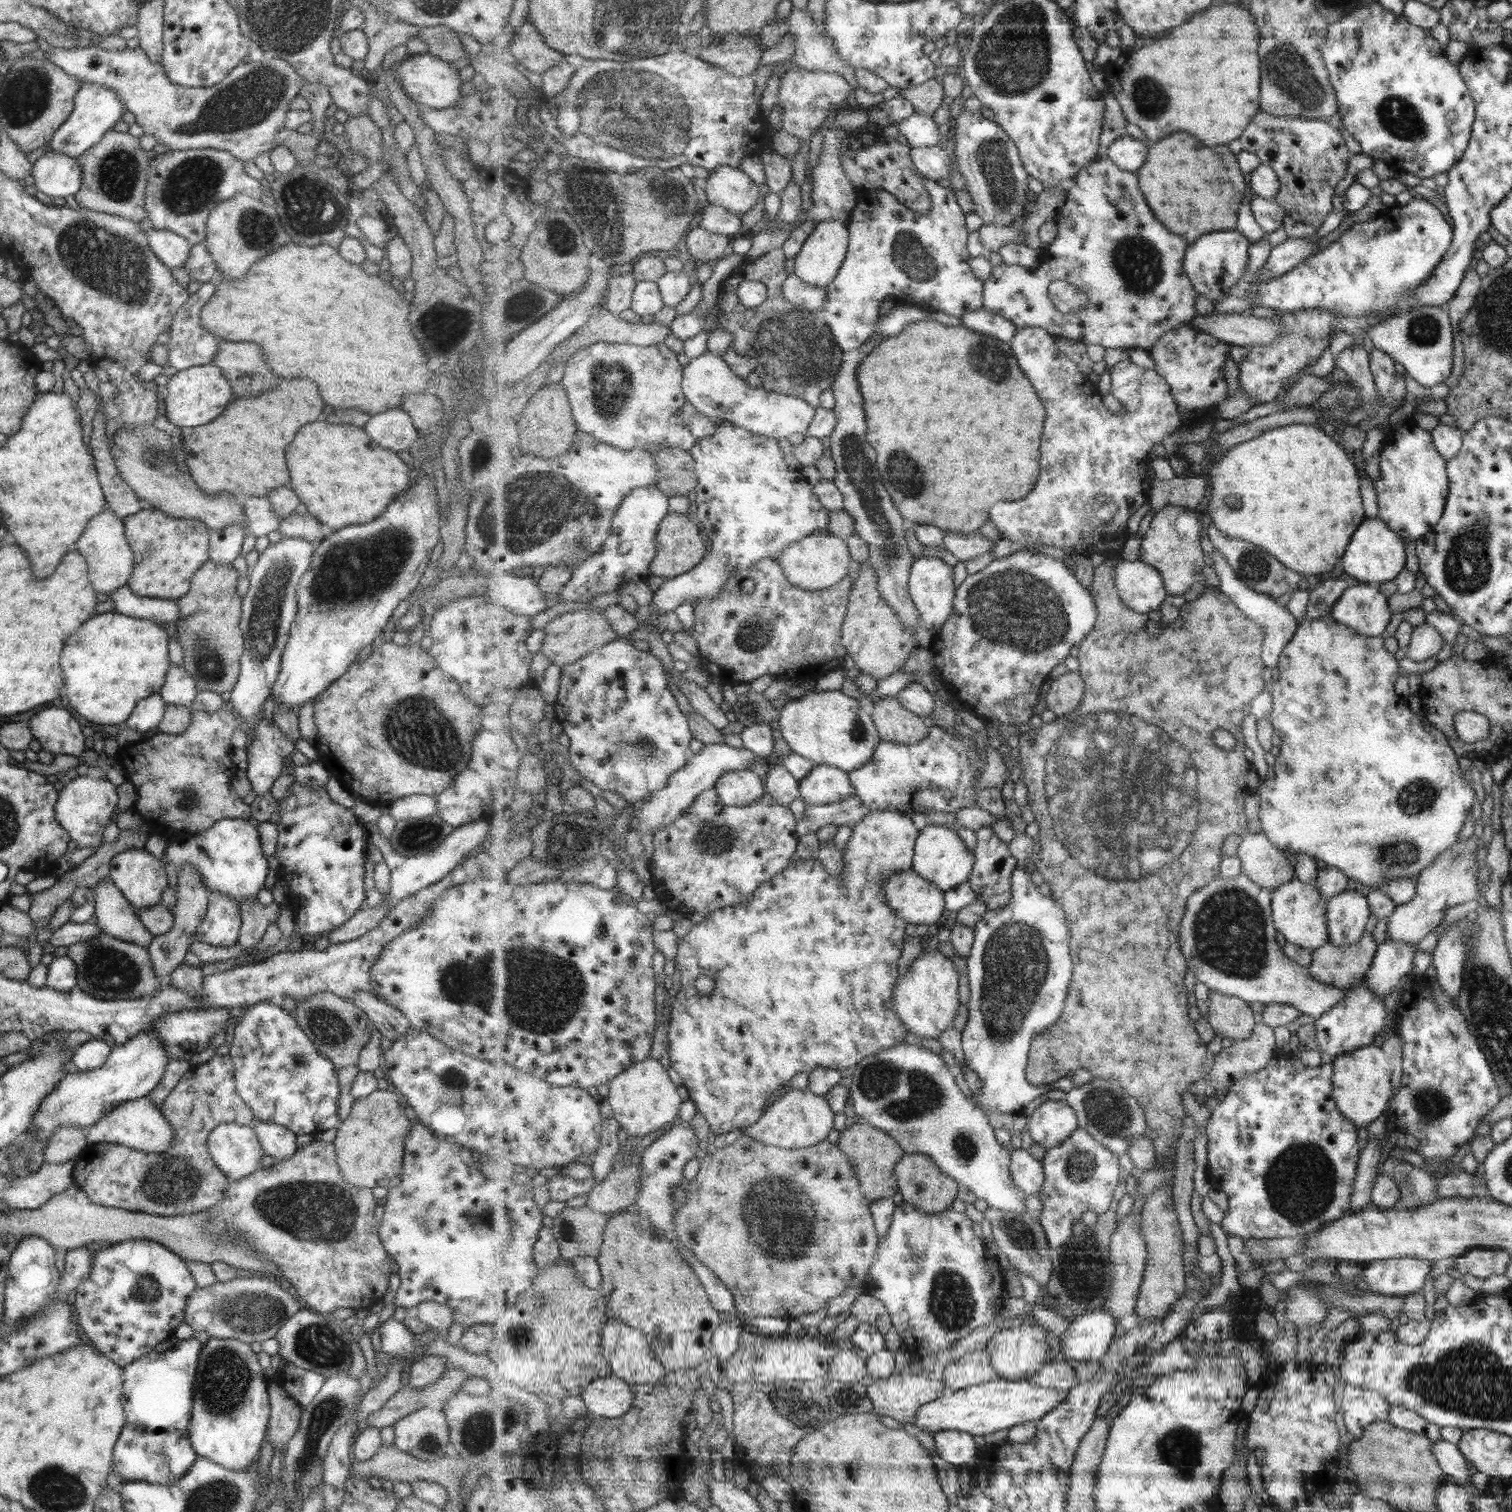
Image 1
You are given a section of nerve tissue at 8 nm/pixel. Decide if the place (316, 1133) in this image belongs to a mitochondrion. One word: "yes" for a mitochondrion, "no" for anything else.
no

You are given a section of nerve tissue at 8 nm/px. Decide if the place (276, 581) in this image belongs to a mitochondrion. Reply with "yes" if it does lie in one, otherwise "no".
yes

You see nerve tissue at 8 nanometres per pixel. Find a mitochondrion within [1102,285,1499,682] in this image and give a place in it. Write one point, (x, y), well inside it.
(1463, 573)

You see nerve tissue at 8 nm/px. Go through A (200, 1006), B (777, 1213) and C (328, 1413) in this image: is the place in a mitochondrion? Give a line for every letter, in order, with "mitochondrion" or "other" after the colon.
A: other
B: mitochondrion
C: mitochondrion

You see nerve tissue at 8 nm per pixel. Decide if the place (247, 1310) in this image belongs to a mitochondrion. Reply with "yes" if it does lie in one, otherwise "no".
yes

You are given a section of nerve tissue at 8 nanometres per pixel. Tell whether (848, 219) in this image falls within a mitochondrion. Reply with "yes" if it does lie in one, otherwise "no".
no

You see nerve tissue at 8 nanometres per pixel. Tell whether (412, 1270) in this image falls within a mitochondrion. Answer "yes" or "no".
no

